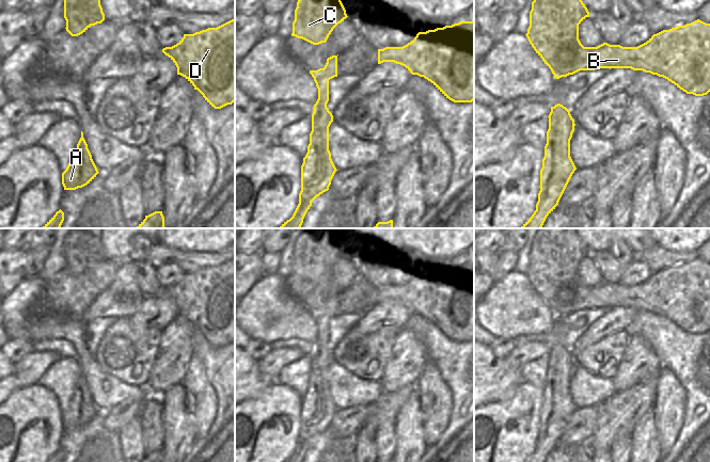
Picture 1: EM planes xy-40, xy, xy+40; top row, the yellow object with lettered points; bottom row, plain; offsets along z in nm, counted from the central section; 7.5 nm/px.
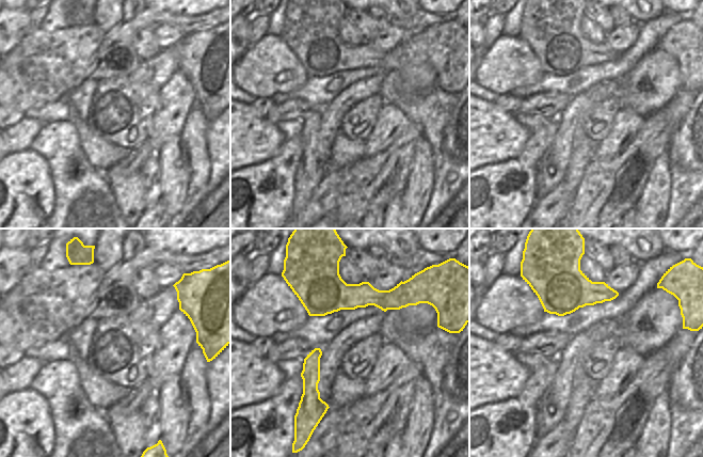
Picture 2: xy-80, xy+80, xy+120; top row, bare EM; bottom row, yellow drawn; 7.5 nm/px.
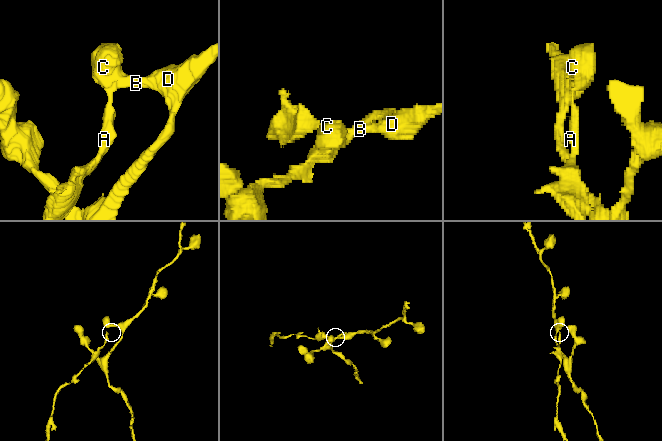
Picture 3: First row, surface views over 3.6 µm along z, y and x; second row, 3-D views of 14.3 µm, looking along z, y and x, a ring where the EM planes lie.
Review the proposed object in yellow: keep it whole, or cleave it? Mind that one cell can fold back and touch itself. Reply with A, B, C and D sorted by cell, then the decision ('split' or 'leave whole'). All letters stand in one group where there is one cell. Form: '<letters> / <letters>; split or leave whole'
A / B C D; split

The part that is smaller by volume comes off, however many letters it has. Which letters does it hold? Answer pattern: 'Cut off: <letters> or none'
Cut off: A

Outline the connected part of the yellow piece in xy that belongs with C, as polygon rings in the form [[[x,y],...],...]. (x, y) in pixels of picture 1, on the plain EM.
[[[304,228],[295,249],[291,275],[313,284],[326,282],[333,268],[347,256],[337,230]]]

